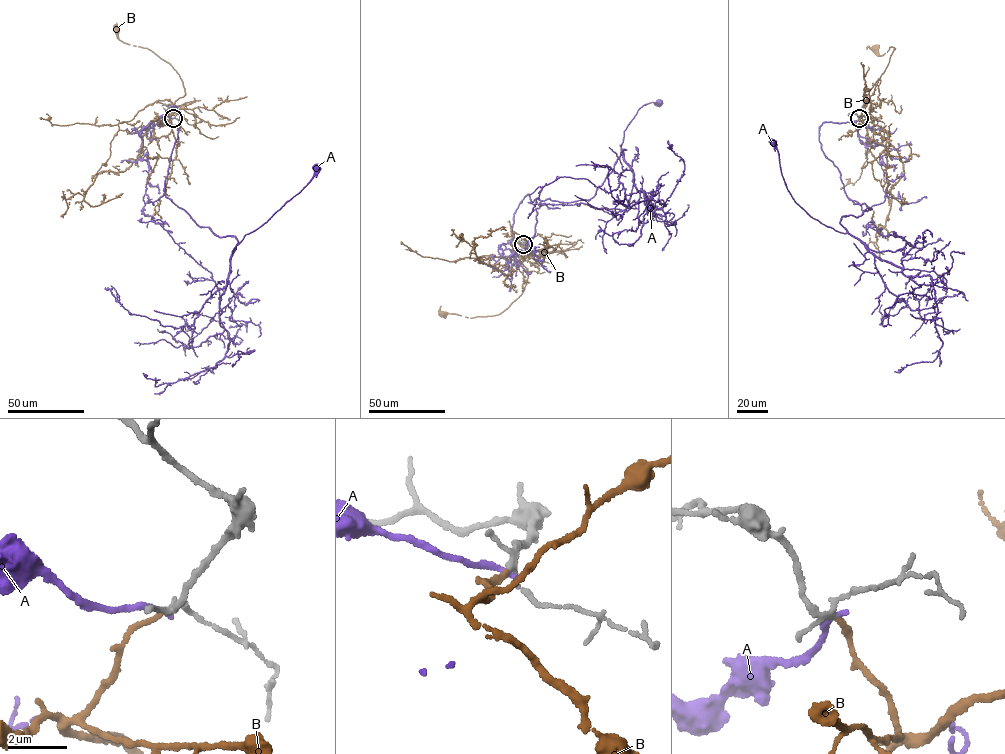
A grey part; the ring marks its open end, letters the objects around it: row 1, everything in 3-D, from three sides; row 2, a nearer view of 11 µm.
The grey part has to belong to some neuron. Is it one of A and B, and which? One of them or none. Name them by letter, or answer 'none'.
B

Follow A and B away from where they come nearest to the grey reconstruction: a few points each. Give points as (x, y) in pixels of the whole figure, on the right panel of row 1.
A: (859, 118), (819, 129), (846, 196), (871, 208), (842, 217), (846, 233), (795, 201), (772, 141)
B: (859, 118), (863, 124), (873, 122), (869, 94), (895, 49), (890, 47), (880, 56), (875, 48)

